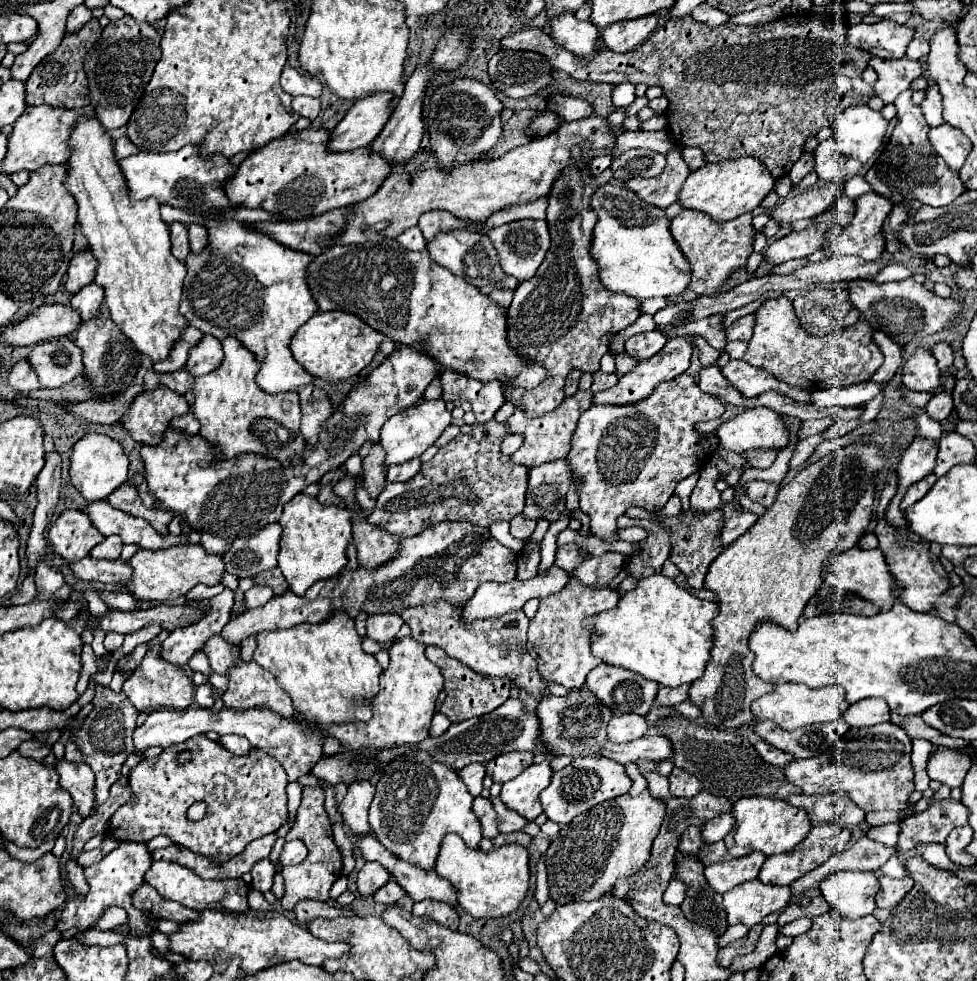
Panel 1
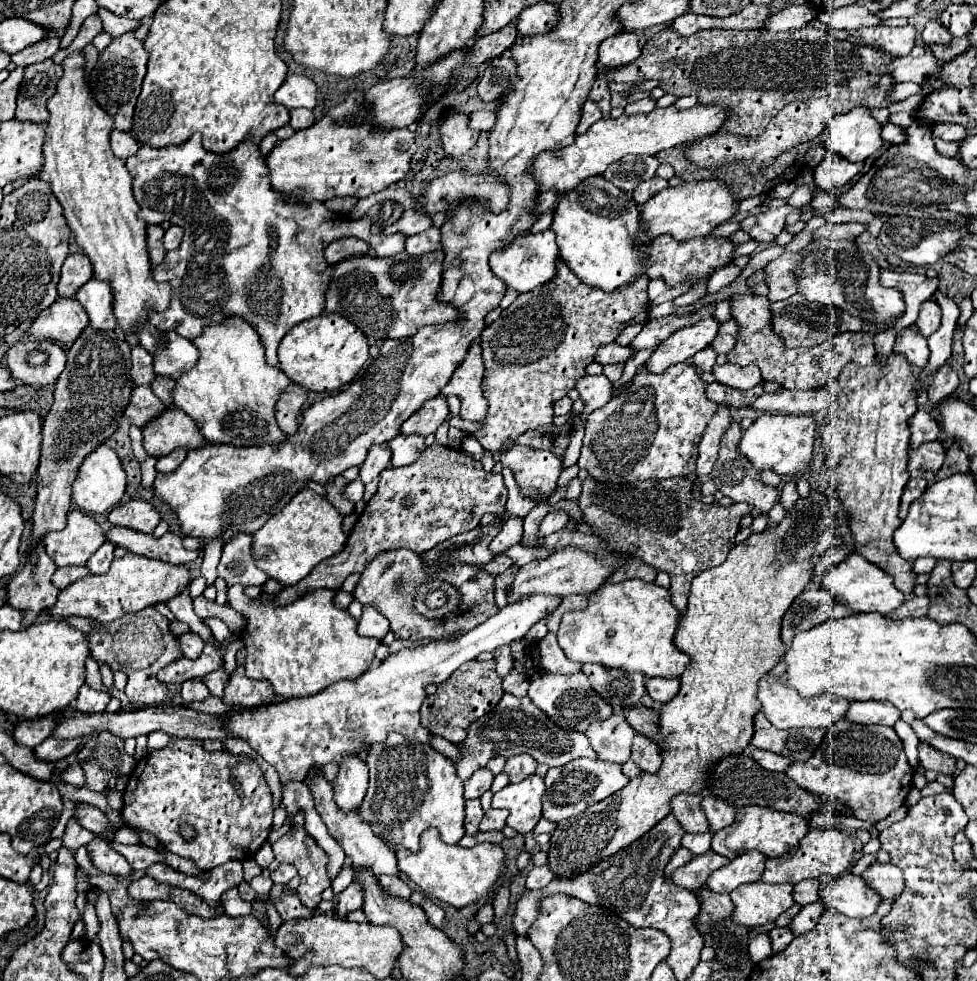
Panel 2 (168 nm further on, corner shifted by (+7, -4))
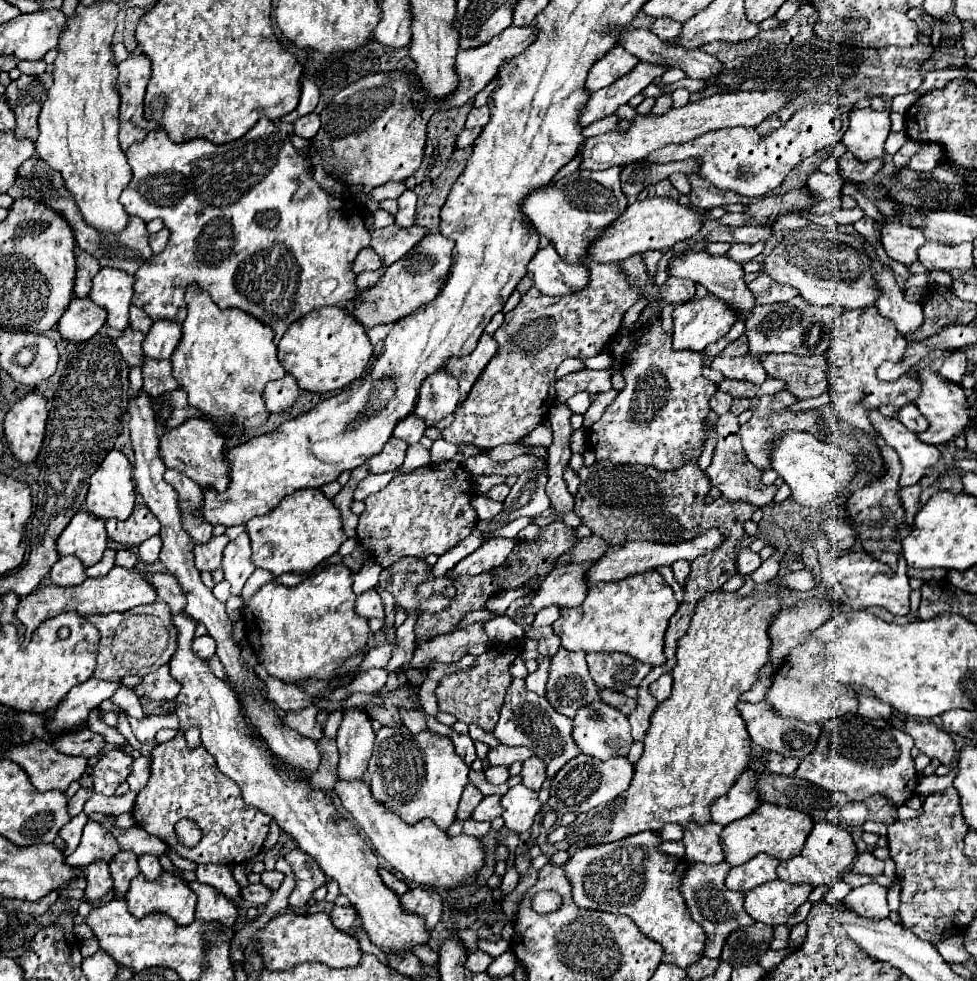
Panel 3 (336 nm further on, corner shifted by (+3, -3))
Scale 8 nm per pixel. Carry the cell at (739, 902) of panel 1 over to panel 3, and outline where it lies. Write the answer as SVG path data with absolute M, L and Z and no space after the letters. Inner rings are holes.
M770 881L754 891L746 893L746 911L748 915L764 925L776 927L784 925L788 917L808 901L808 895L814 887L800 883L786 883L786 881Z

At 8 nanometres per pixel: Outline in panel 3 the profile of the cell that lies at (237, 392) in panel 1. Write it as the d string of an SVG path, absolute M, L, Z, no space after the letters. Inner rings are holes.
M190 283L186 289L186 307L188 315L182 323L182 337L178 347L174 349L170 363L172 375L188 393L190 405L198 407L208 419L218 419L218 431L228 439L228 435L238 433L242 435L248 427L260 427L268 419L268 411L262 399L262 391L268 381L286 375L284 367L276 359L276 345L274 345L274 331L260 323L246 311L240 309L218 309L210 295L200 289L198 283Z

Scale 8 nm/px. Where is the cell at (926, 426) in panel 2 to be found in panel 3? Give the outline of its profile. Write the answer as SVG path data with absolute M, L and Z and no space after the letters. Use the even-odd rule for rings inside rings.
M910 403L908 407L904 407L904 409L900 409L900 415L898 415L898 419L908 427L908 429L912 429L912 431L926 431L926 427L928 427L928 419L918 411L918 407L914 407L914 403Z

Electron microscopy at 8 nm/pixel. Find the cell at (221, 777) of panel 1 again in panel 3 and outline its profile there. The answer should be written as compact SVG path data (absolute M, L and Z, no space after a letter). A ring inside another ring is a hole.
M182 733L154 747L150 779L138 793L132 815L136 825L146 829L150 835L166 839L178 855L204 865L240 865L256 857L272 823L272 819L262 815L262 811L248 807L242 801L240 787L218 771L214 757L202 745L188 749ZM180 819L190 819L200 827L202 839L196 847L180 843L174 831Z

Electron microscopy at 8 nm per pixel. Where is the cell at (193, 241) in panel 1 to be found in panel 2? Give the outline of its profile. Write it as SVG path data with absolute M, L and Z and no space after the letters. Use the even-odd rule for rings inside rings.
M170 226L166 230L166 236L164 236L164 244L166 244L166 250L176 250L182 242L182 236L184 236L184 228L178 228L178 226Z

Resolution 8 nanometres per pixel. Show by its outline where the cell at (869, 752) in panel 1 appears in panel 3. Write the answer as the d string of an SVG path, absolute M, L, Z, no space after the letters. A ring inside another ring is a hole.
M848 713L844 717L830 719L822 727L816 749L800 761L800 767L796 769L794 775L800 777L800 779L806 779L806 781L810 781L818 787L824 787L824 789L830 789L830 791L842 791L842 793L848 795L850 801L864 801L872 795L882 795L882 797L892 799L894 803L902 805L914 795L914 787L918 785L914 759L910 755L912 745L914 745L912 737L906 735L904 731L892 727L888 721L884 721L884 719L866 719L858 713Z

